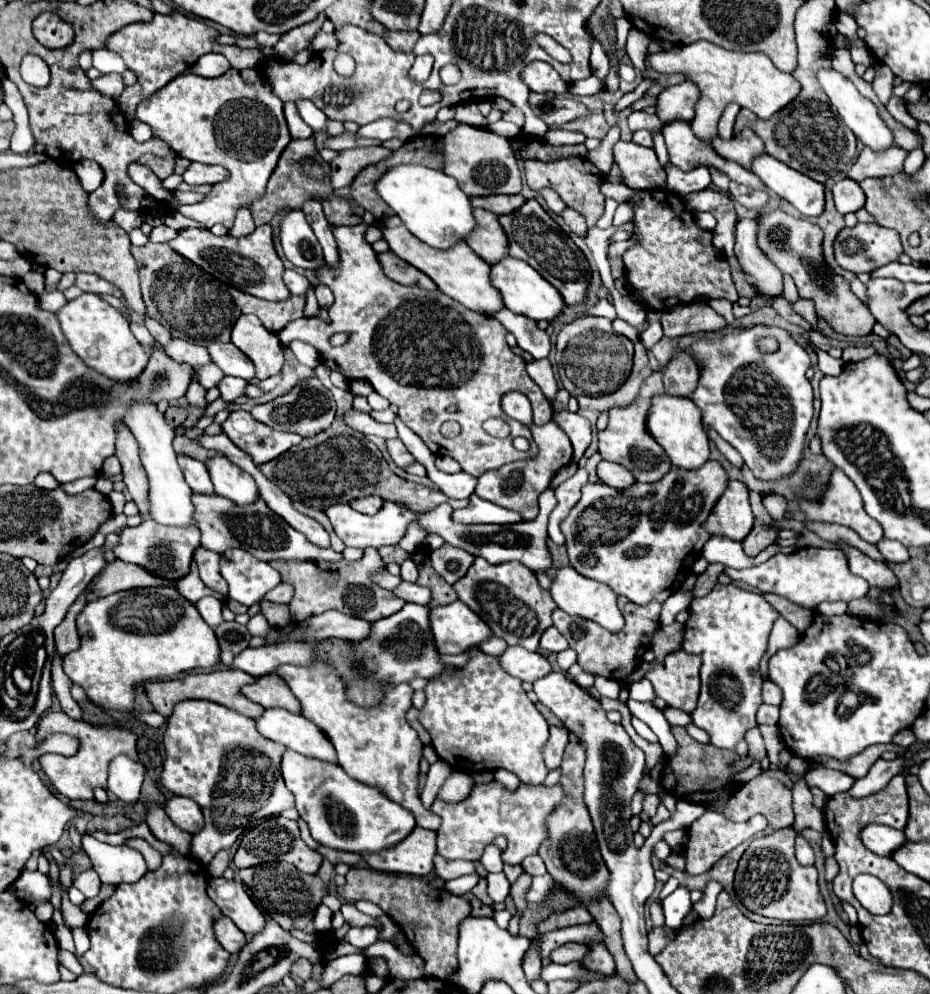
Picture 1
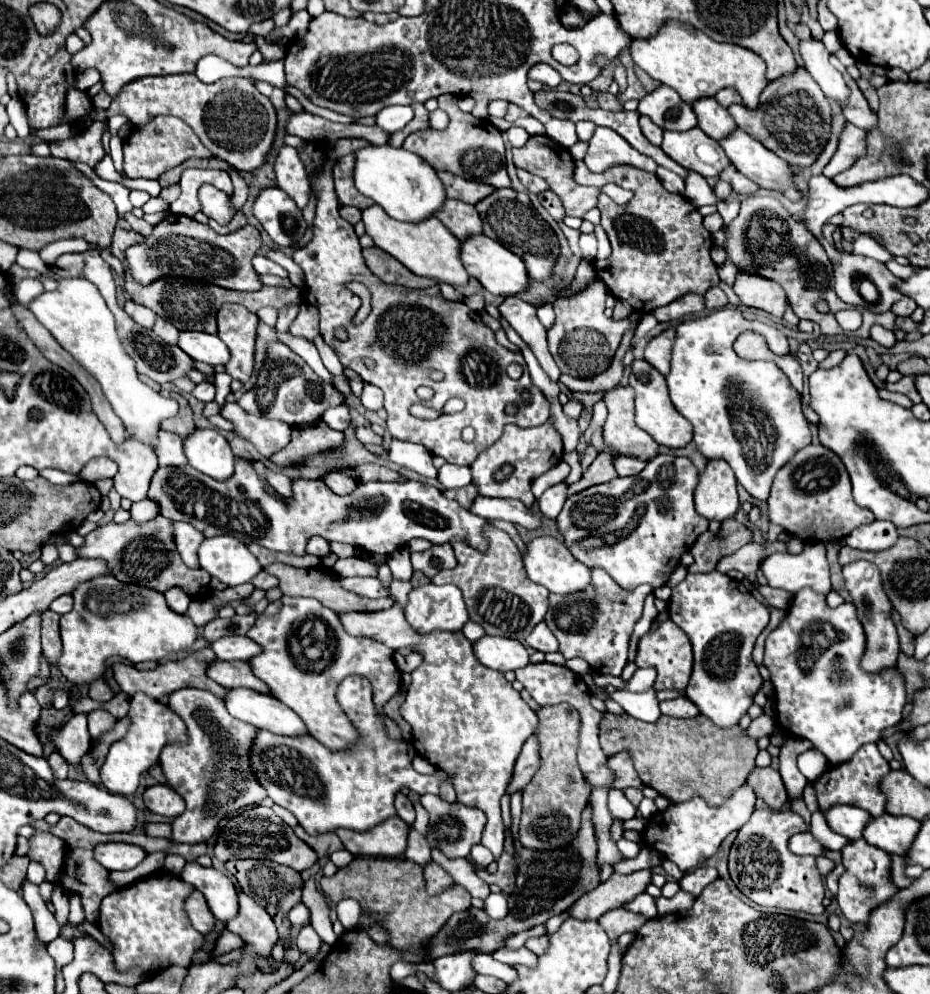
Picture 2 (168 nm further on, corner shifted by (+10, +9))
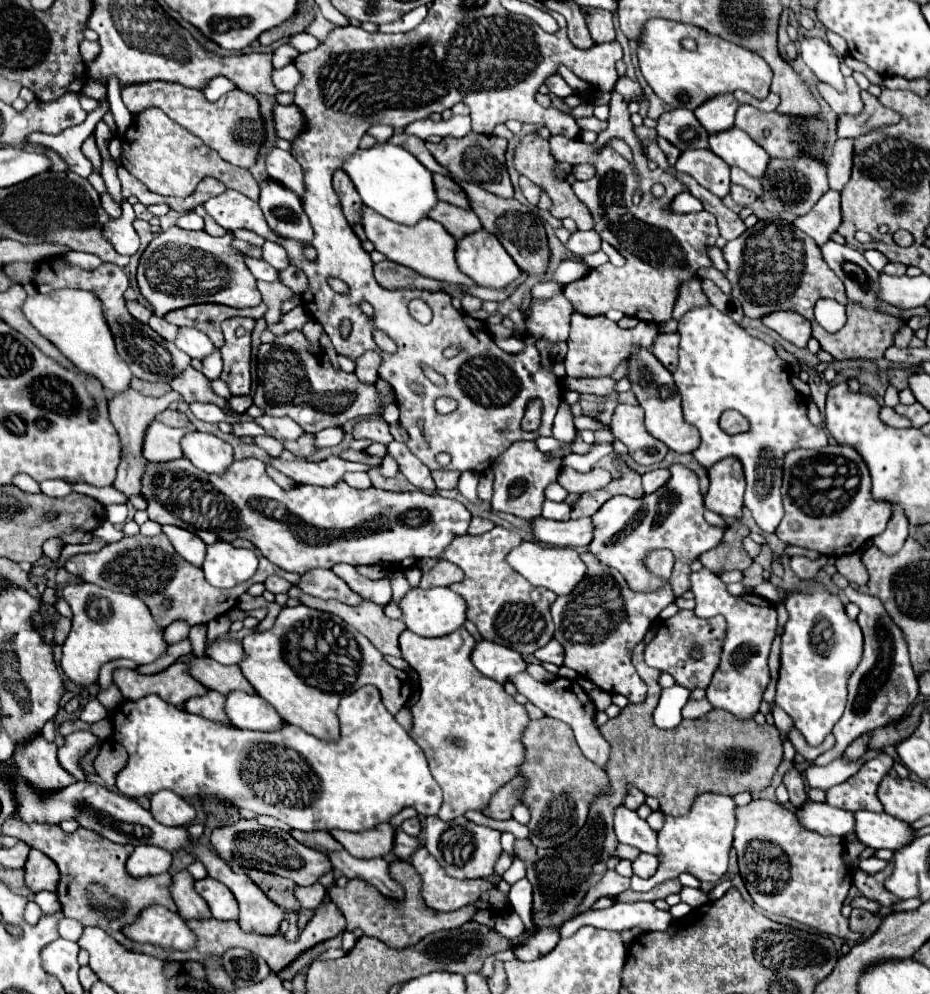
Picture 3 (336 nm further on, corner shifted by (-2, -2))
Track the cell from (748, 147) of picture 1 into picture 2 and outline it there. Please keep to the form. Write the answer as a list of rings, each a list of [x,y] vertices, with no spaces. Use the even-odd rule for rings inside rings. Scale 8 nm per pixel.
[[[706,97],[706,99],[698,99],[692,105],[696,117],[698,117],[698,127],[712,137],[714,141],[722,141],[726,139],[738,125],[736,121],[730,117],[730,113],[720,107],[714,97]]]

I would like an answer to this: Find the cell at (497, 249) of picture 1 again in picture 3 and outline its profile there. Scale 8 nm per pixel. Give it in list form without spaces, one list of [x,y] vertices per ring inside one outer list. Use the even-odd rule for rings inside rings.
[[[438,202],[428,216],[440,222],[454,238],[462,238],[464,234],[476,232],[480,228],[480,220],[472,210],[464,210],[448,202]]]

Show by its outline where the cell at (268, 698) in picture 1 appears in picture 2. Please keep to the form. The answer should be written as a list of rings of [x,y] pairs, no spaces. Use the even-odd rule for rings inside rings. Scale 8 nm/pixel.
[[[214,661],[210,667],[208,667],[208,677],[212,677],[216,683],[220,683],[222,687],[228,687],[228,689],[238,689],[238,687],[248,687],[252,691],[258,691],[258,693],[270,693],[268,685],[262,683],[250,663],[246,661]]]

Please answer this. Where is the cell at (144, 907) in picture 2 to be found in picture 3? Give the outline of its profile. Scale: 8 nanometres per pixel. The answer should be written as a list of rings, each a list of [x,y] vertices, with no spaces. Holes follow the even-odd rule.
[[[160,906],[146,908],[140,920],[124,928],[124,934],[136,942],[152,942],[176,950],[190,950],[196,944],[186,922],[178,914]]]

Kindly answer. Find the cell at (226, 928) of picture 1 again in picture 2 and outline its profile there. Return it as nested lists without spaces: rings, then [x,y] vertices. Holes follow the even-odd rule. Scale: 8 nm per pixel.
[[[200,891],[190,893],[190,897],[186,899],[186,913],[194,925],[194,929],[198,929],[202,935],[208,935],[214,929],[214,915],[206,903],[206,899],[202,897]]]

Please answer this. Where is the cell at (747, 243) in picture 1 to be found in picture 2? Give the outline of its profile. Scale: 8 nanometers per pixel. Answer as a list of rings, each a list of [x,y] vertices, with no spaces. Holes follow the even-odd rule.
[[[738,269],[734,291],[740,301],[748,307],[764,309],[776,317],[782,317],[786,307],[786,293],[776,281],[760,277],[756,273],[748,273]]]

